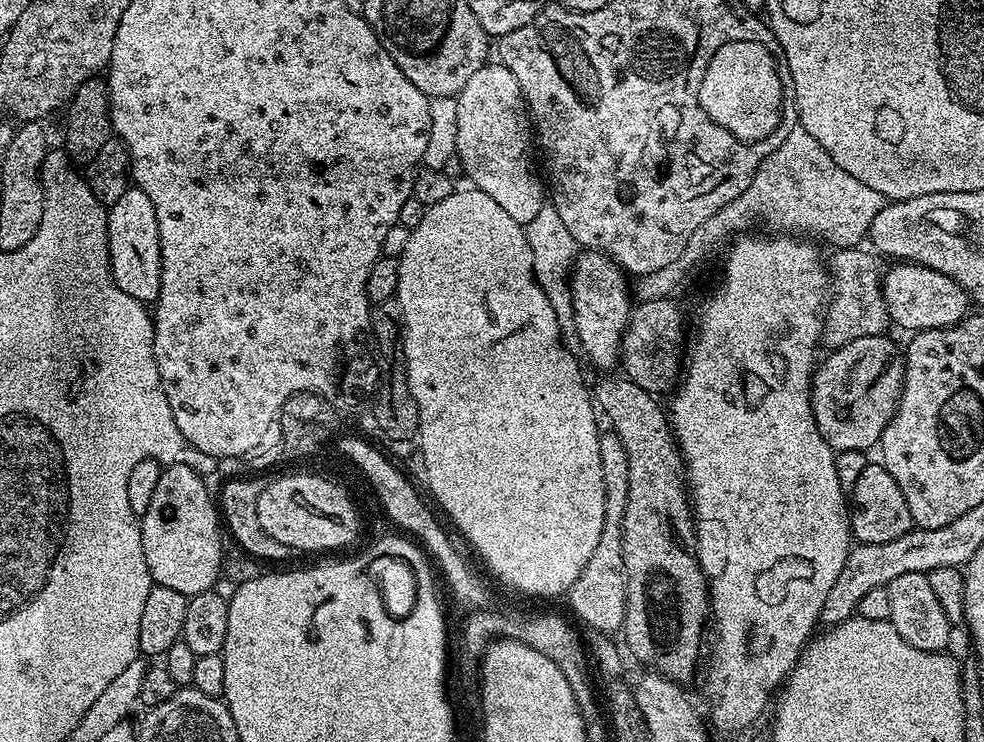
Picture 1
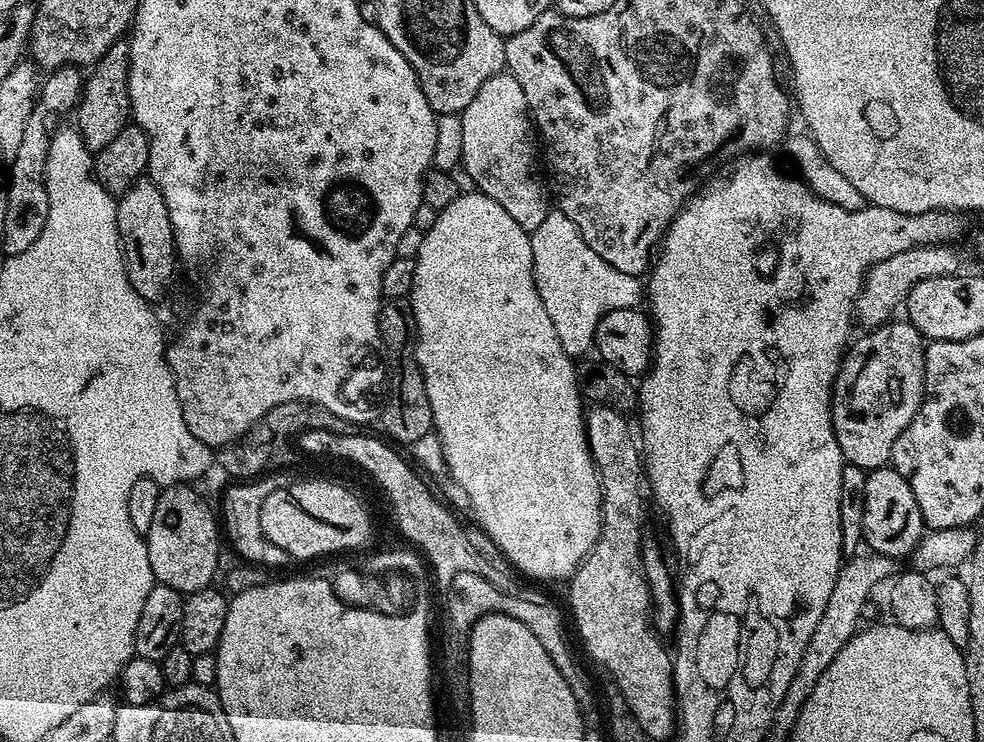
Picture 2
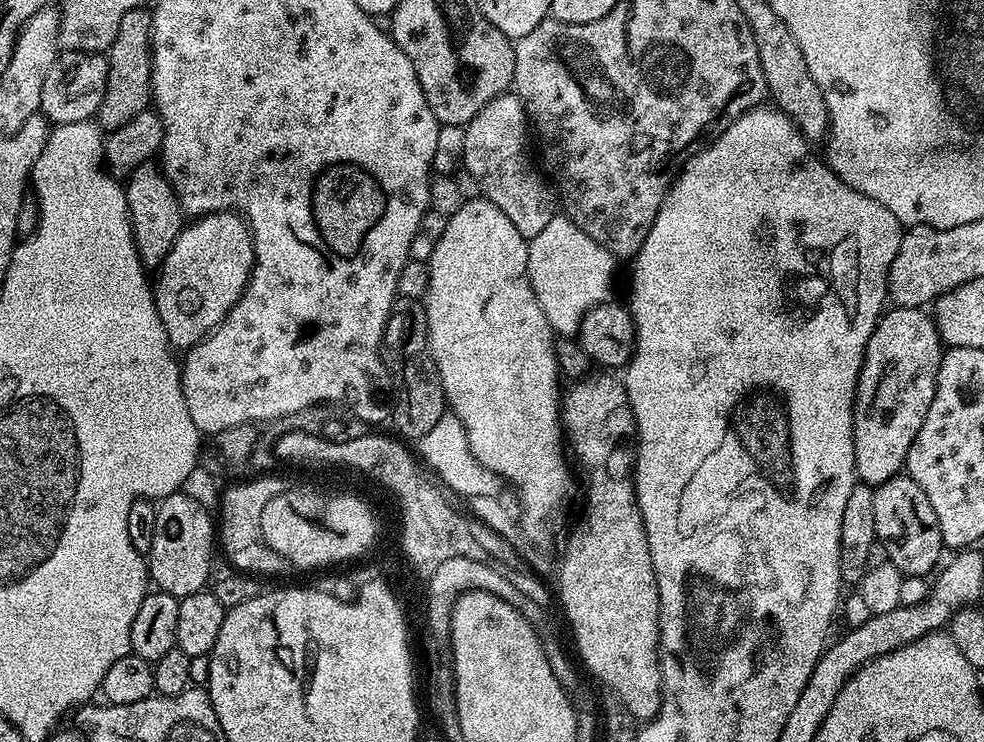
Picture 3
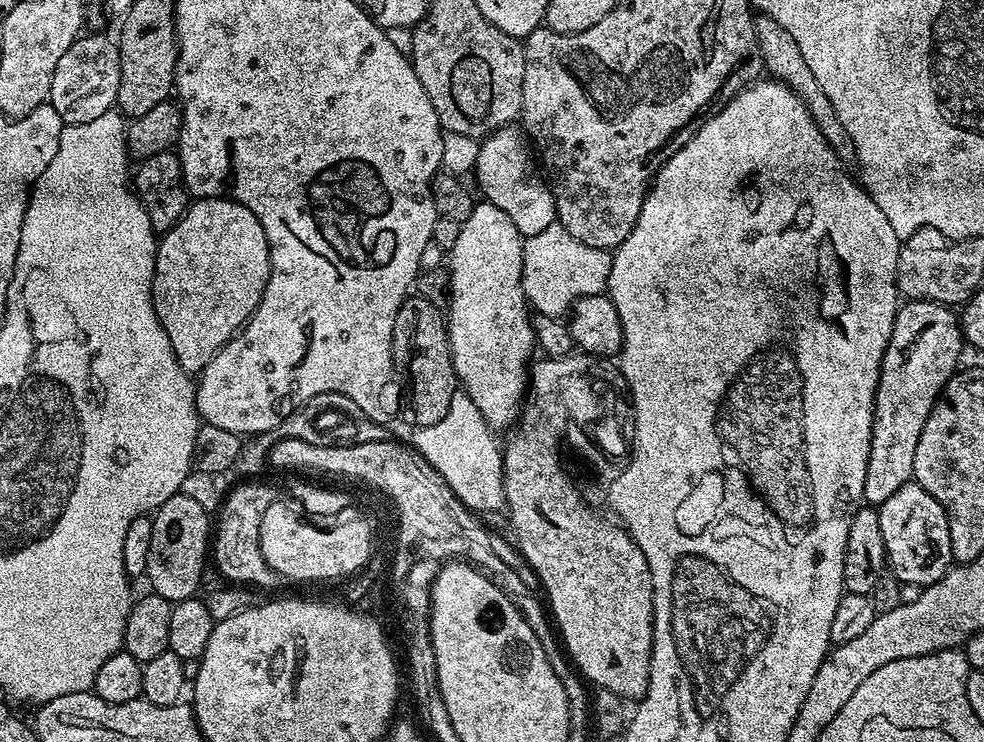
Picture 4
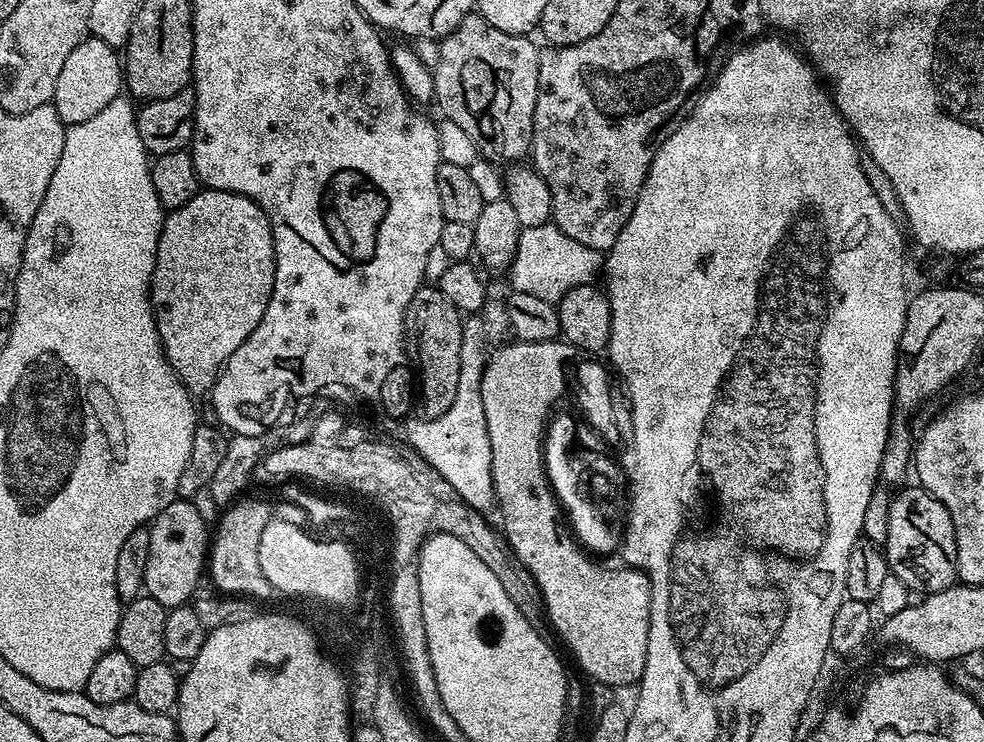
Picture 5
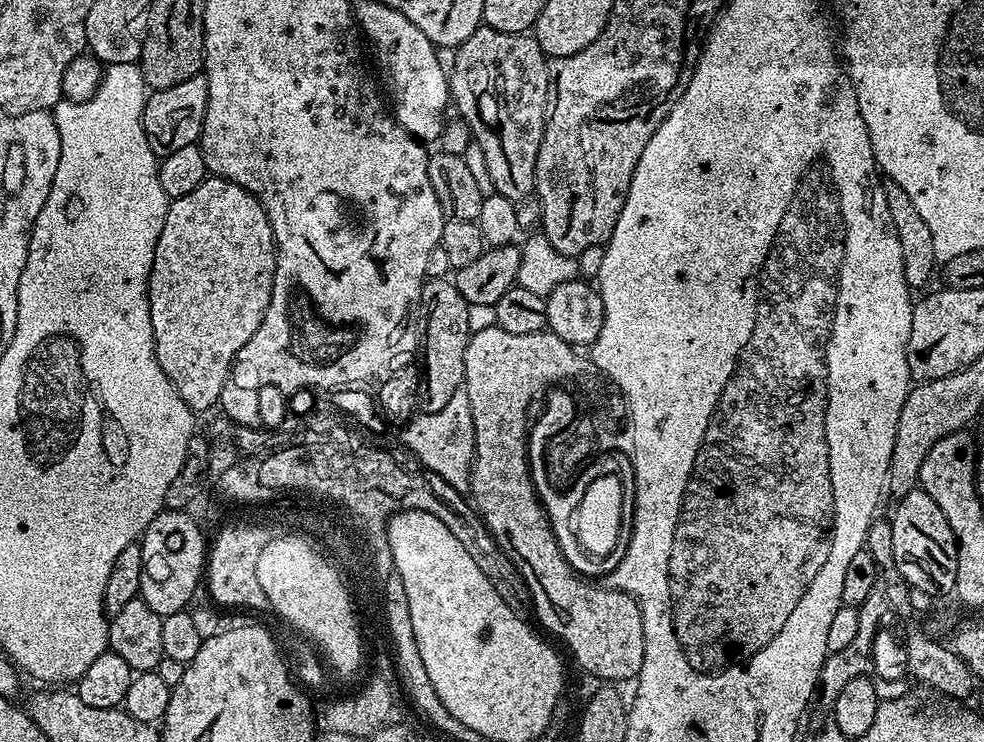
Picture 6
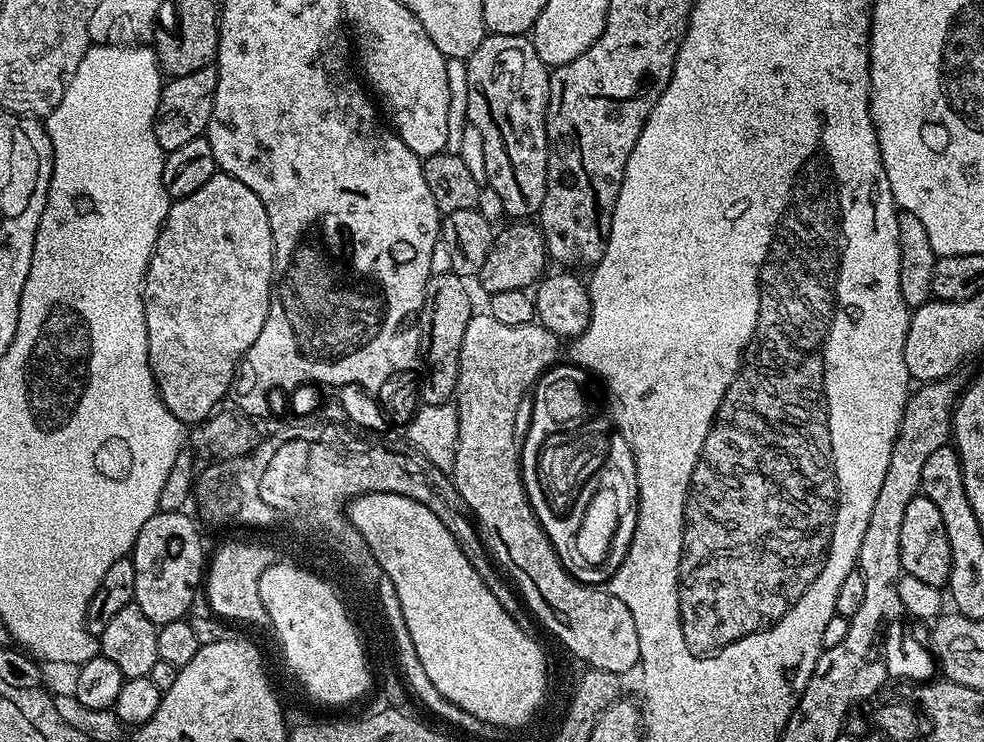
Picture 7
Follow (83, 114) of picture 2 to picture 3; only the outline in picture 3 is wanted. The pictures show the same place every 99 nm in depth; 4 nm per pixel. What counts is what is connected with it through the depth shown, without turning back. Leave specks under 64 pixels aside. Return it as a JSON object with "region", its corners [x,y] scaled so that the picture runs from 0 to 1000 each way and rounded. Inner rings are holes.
{"region":[[[137,11],[124,24],[108,77],[110,104],[100,150],[100,166],[103,174],[115,178],[120,175],[120,170],[128,170],[132,159],[148,150],[154,133],[154,18],[150,11]]]}

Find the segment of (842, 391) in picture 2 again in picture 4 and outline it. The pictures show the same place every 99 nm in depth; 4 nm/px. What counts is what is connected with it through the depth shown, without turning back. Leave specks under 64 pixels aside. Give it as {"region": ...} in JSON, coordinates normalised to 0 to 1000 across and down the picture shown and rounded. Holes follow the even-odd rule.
{"region":[[[923,404],[912,414],[909,445],[898,473],[898,493],[894,499],[888,542],[888,574],[878,651],[879,681],[898,679],[900,671],[904,671],[904,666],[917,660],[917,655],[927,647],[929,606],[933,606],[933,590],[937,590],[937,574],[941,574],[941,563],[945,563],[945,553],[949,553],[955,527],[977,495],[976,473],[979,469],[982,469],[982,460],[976,441],[976,427],[964,411],[944,404]]]}

